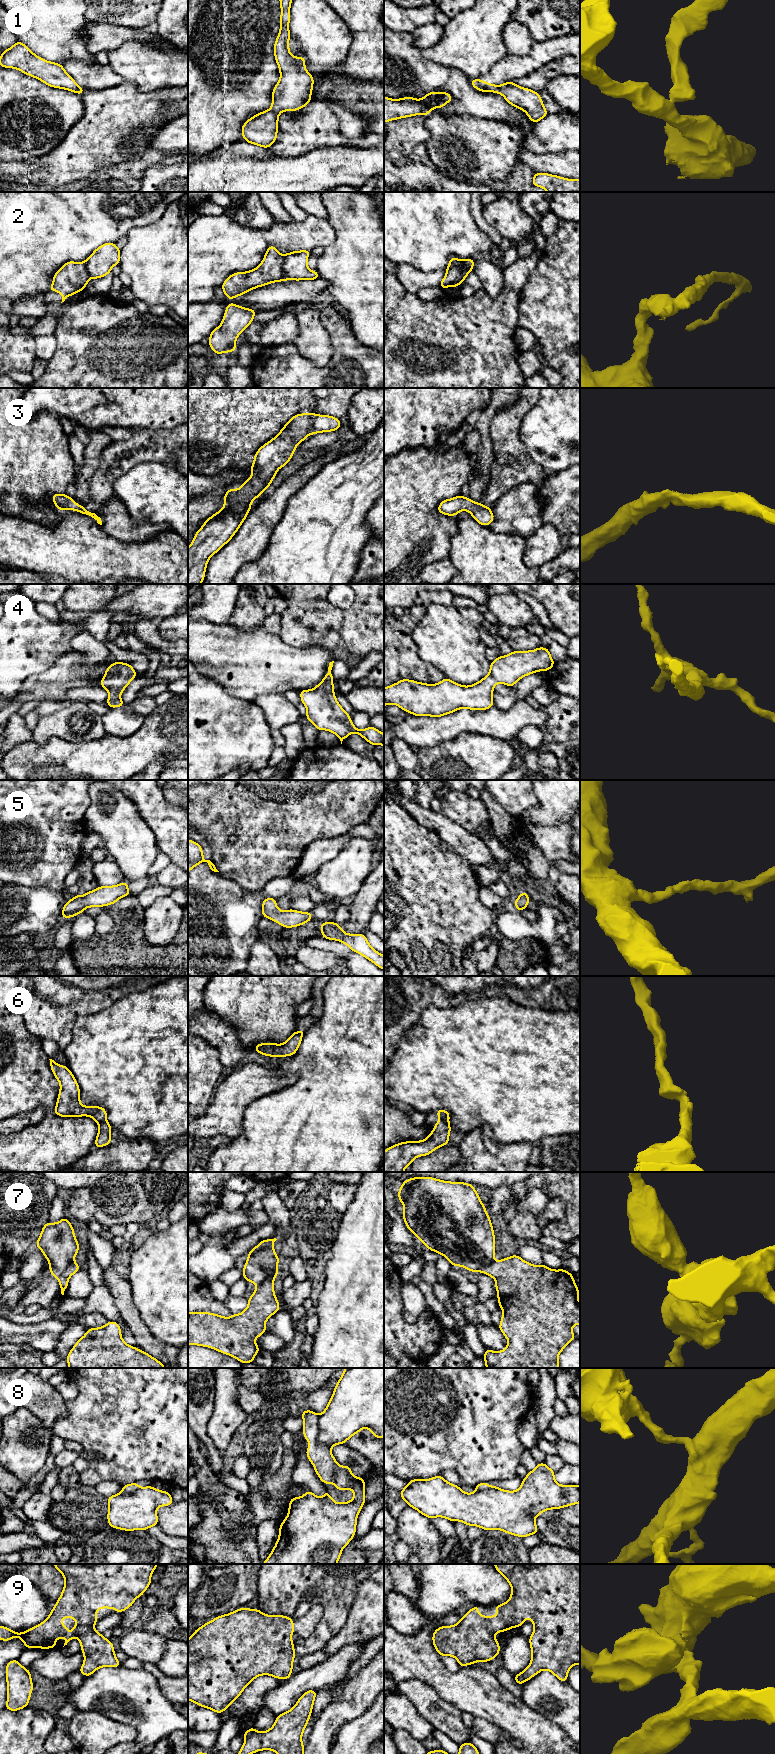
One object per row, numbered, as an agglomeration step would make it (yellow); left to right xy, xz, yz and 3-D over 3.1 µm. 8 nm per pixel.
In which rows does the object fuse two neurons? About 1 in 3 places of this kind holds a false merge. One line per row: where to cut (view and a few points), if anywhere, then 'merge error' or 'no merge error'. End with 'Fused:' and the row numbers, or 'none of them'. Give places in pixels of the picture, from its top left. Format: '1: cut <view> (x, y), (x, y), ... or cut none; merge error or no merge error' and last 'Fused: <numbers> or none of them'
1: cut xz (270, 109), (278, 114); merge error
2: cut xz (283, 255), (282, 271), (288, 278); merge error
3: cut none; no merge error
4: cut none; no merge error
5: cut none; no merge error
6: cut none; no merge error
7: cut xz (275, 1275), (268, 1275), (257, 1286); merge error
8: cut xz (318, 1416), (318, 1442), (330, 1449); merge error
9: cut none; no merge error
Fused: 1, 2, 7, 8

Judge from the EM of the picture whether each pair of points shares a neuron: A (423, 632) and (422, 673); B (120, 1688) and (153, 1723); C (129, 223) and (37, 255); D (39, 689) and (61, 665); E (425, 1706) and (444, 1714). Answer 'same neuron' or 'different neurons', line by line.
A: different neurons
B: same neuron
C: same neuron
D: same neuron
E: same neuron

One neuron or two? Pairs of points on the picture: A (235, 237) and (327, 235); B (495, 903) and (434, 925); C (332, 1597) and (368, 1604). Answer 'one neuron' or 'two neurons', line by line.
A: one neuron
B: two neurons
C: two neurons

